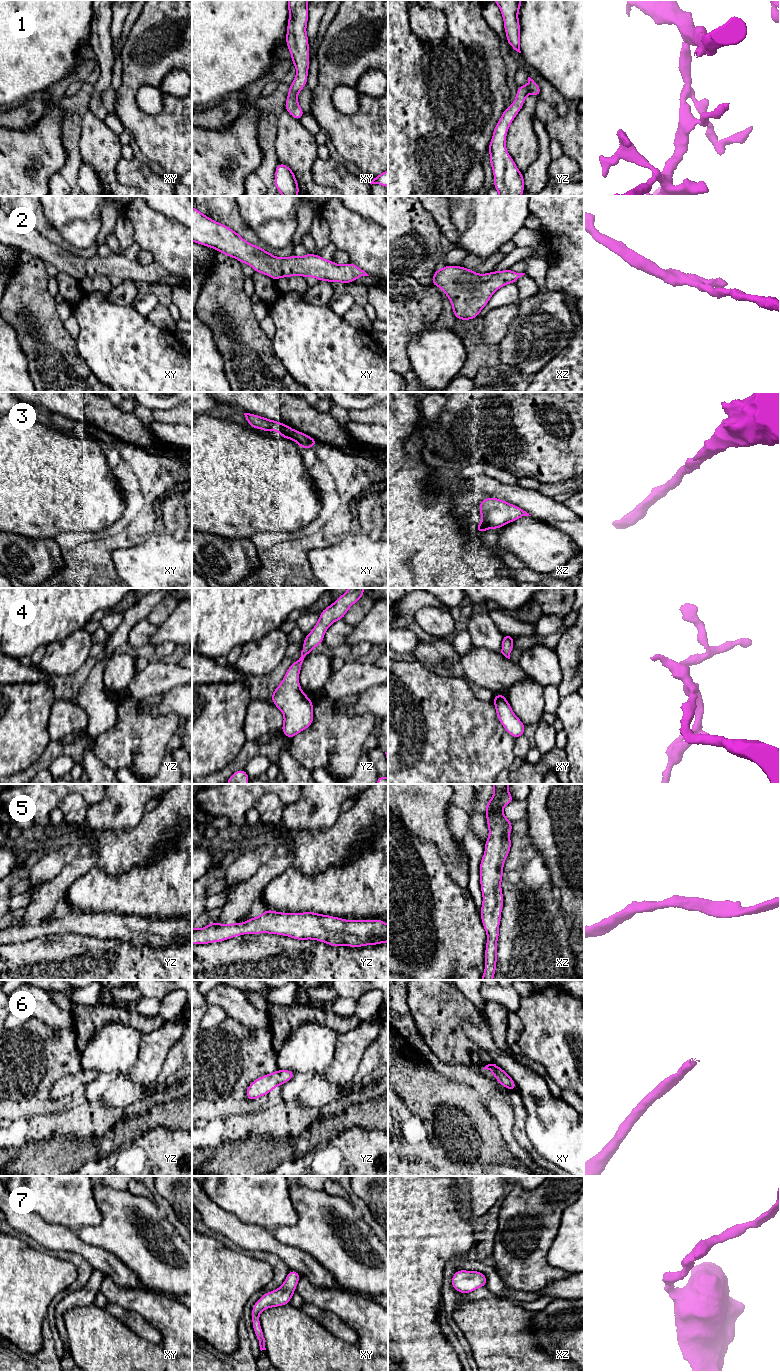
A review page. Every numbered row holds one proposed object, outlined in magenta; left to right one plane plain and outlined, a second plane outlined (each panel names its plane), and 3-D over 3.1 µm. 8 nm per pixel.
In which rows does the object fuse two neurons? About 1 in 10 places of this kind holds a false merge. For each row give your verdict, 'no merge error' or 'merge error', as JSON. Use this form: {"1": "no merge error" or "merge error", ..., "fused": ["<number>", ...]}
{"1": "no merge error", "2": "no merge error", "3": "no merge error", "4": "no merge error", "5": "no merge error", "6": "no merge error", "7": "no merge error", "fused": []}

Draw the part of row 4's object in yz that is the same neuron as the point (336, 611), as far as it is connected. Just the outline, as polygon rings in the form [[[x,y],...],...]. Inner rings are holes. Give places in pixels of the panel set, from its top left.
[[[349,588],[333,604],[325,608],[312,631],[305,636],[301,657],[291,664],[280,685],[273,691],[271,699],[284,715],[281,731],[292,739],[309,728],[314,720],[313,702],[301,690],[299,673],[304,658],[319,644],[324,633],[335,621],[343,619],[349,608],[364,596],[364,588]]]

